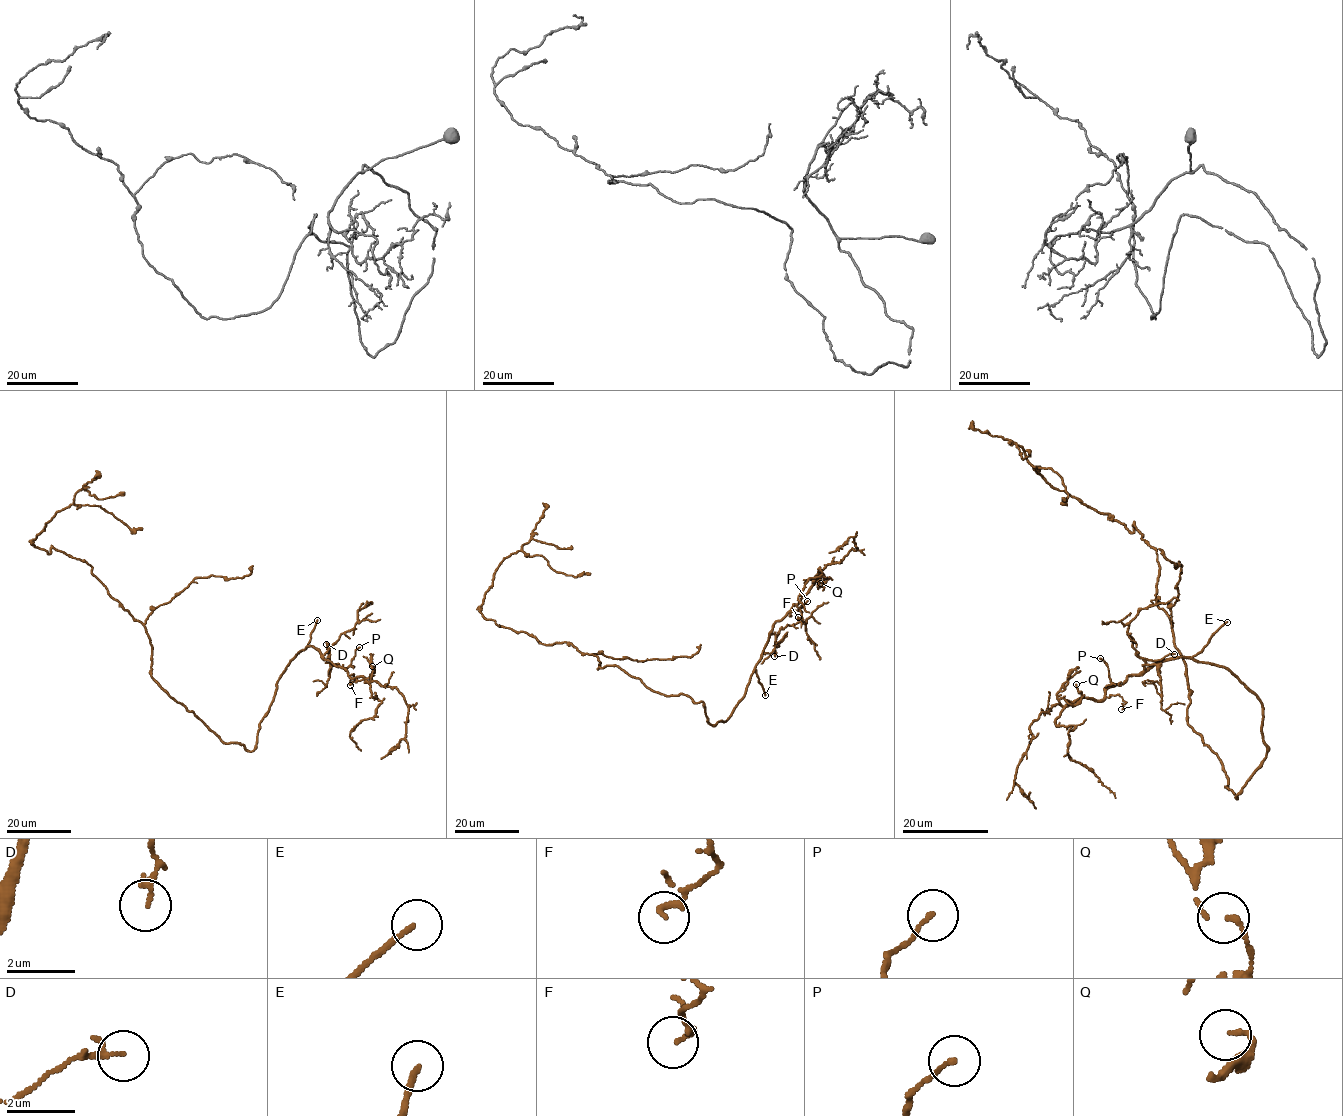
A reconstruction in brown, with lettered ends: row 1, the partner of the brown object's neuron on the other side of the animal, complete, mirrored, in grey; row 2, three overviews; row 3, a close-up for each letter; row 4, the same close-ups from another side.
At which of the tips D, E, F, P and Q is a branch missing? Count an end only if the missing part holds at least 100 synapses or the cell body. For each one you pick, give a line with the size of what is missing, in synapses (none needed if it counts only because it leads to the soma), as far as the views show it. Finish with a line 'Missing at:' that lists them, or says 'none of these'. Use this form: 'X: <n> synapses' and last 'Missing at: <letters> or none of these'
Missing at: E

